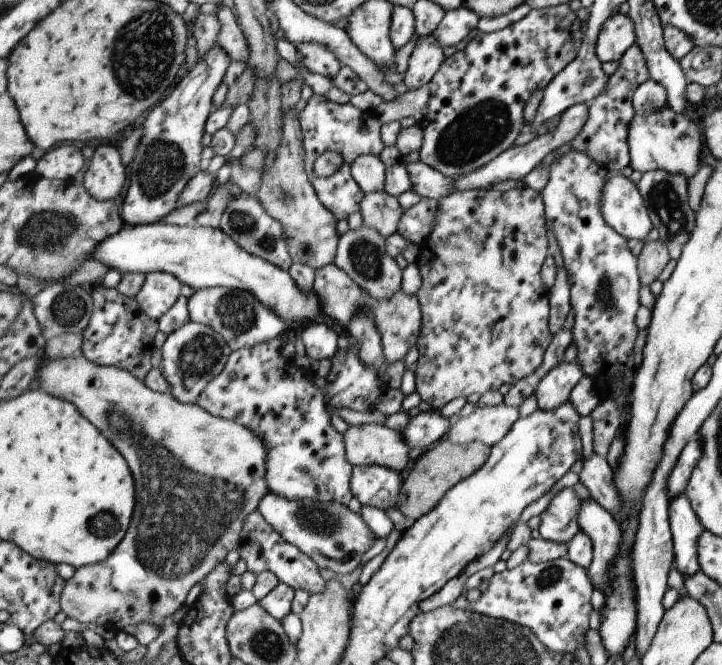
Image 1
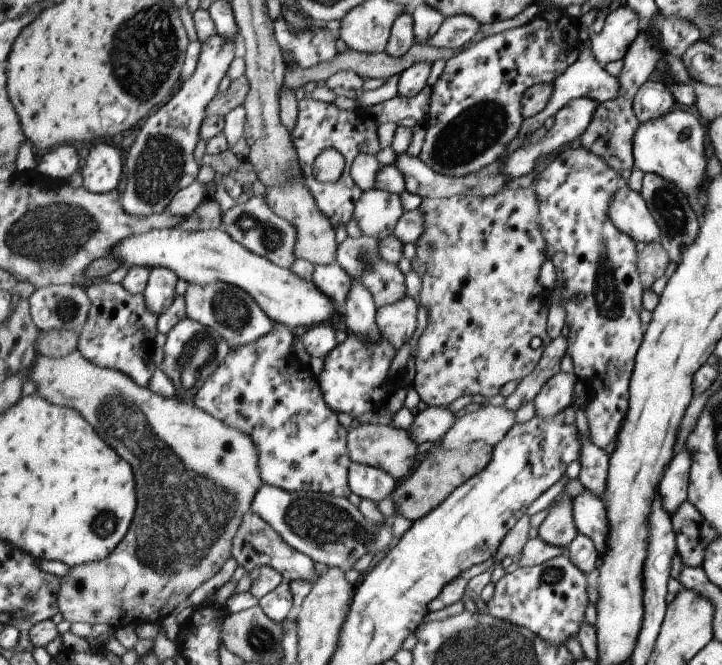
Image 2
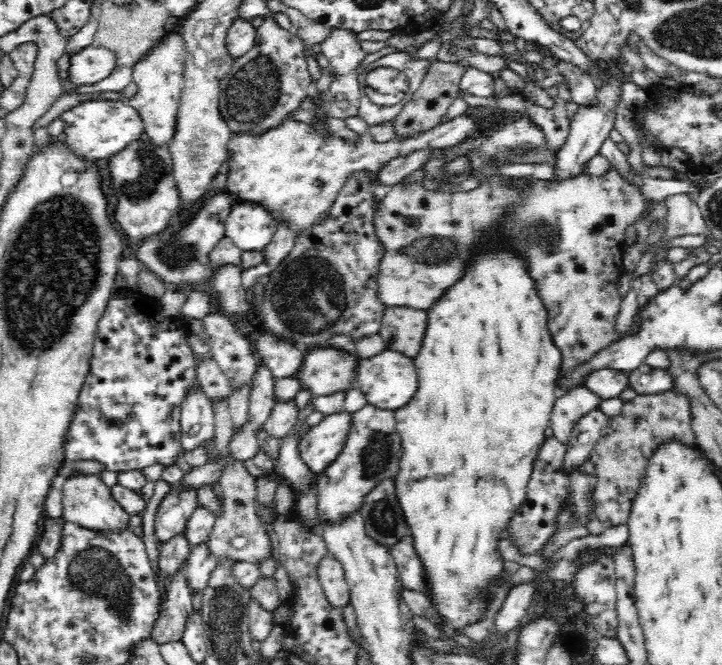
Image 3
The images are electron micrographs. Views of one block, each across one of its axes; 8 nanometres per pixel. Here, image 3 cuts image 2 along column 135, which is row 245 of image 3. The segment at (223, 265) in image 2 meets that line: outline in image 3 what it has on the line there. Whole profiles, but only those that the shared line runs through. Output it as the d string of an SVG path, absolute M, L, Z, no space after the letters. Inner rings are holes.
M241 200L225 220L225 236L243 251L264 250L276 232L277 220L258 202Z

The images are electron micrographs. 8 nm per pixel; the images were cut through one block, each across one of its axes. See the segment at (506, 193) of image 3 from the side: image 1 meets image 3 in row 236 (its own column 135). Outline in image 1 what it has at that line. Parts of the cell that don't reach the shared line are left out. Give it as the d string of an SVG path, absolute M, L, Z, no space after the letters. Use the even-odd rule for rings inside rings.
M83 352L68 359L53 359L43 356L43 364L38 372L38 378L40 379L40 388L51 393L54 397L72 402L82 412L83 416L92 421L115 444L120 452L124 454L125 460L128 460L129 466L134 472L134 479L136 480L137 506L125 538L103 563L95 563L75 570L74 575L67 580L66 587L62 592L62 611L67 617L76 619L82 625L87 622L95 622L98 626L105 626L118 631L125 628L125 626L133 626L133 624L146 621L158 626L160 630L163 622L165 622L165 618L171 616L171 614L175 615L177 610L185 605L187 594L191 592L191 588L195 584L203 584L206 576L225 562L227 554L231 550L238 548L248 516L258 510L261 499L269 492L267 480L267 445L259 434L254 433L245 425L231 419L215 416L199 404L182 403L171 393L155 392L152 388L149 388L149 385L145 384L145 381L139 380L132 372L116 366L97 364L90 361Z

